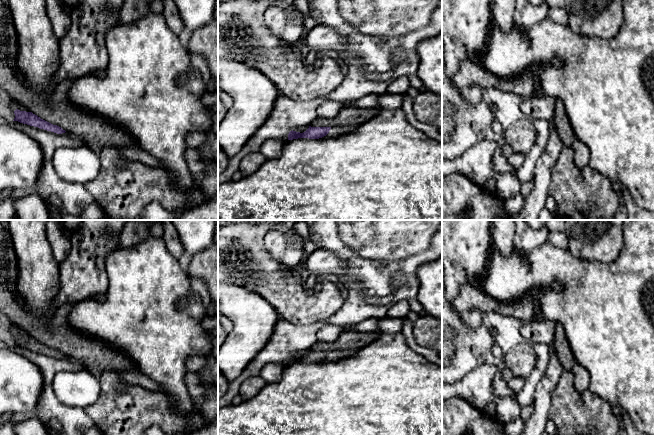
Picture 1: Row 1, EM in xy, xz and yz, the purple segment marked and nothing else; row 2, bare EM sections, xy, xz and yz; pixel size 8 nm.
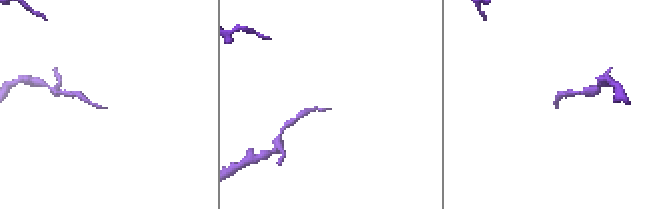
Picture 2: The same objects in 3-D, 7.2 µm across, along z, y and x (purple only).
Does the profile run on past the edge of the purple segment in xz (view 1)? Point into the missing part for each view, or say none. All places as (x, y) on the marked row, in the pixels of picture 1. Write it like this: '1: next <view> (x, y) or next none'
1: next xz (334, 132)

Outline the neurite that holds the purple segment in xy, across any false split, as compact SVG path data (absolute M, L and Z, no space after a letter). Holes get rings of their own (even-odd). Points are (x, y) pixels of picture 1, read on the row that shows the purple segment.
M16 109L14 111L14 114L15 114L15 118L13 121L18 121L20 123L38 127L40 129L51 131L51 132L54 132L57 134L62 134L62 133L66 132L61 127L59 127L57 125L53 125L53 124L41 119L40 117L33 114L32 112L20 111L20 110Z

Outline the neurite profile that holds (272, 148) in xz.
M279 138L268 139L260 147L259 152L267 160L278 159L281 156L285 141Z

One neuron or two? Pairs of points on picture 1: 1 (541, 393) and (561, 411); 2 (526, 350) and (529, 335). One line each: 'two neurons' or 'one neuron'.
1: two neurons
2: two neurons

